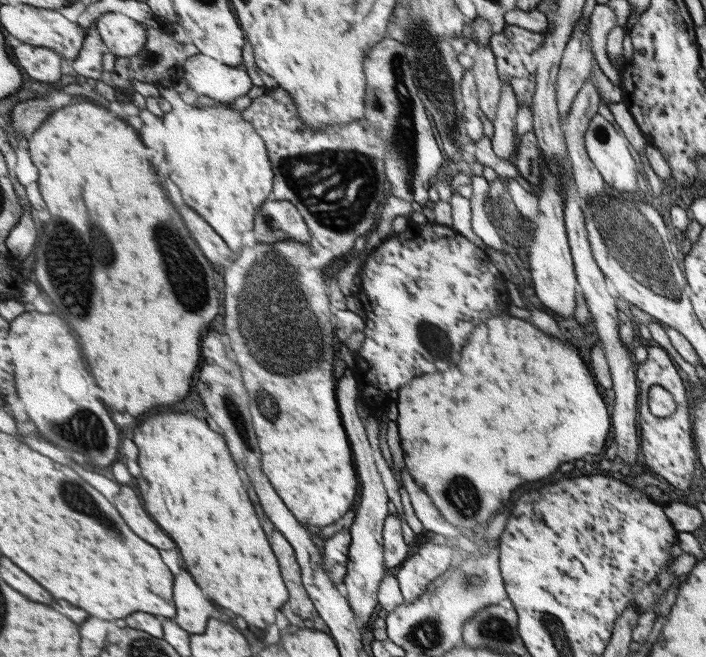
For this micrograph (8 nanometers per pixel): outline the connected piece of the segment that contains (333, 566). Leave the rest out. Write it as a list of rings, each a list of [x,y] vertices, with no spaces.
[[[348,530],[325,539],[323,565],[331,576],[331,580],[340,586],[347,575],[350,543],[351,535]]]

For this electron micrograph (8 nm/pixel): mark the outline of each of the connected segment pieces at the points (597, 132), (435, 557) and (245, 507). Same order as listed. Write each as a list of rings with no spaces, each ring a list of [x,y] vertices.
[[[599,113],[590,119],[588,128],[585,134],[586,150],[603,179],[620,193],[636,192],[638,190],[638,164],[630,154],[630,142],[627,137]]]
[[[430,540],[411,548],[409,557],[399,565],[396,574],[401,593],[407,602],[413,602],[425,594],[428,584],[451,568],[452,554],[452,547],[436,545]]]
[[[158,414],[144,422],[138,428],[136,442],[142,450],[142,476],[140,492],[146,500],[148,512],[162,524],[164,530],[180,544],[182,554],[186,556],[188,570],[196,576],[198,584],[224,608],[246,618],[248,624],[266,628],[274,624],[276,610],[280,610],[286,600],[286,580],[280,576],[280,566],[270,550],[268,538],[256,518],[254,506],[248,498],[248,492],[236,472],[234,460],[228,452],[226,438],[212,430],[210,424],[196,414]]]

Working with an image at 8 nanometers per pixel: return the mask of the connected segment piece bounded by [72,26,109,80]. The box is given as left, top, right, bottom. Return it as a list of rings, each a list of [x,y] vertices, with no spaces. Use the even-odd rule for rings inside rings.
[[[97,26],[89,30],[84,49],[80,57],[73,62],[73,68],[85,77],[100,80],[104,74],[104,56],[109,49]]]

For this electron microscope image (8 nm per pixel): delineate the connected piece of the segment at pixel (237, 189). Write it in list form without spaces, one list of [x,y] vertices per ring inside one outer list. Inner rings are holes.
[[[186,106],[168,111],[164,118],[166,130],[174,132],[172,146],[168,146],[168,160],[174,168],[172,178],[184,190],[184,196],[192,208],[196,208],[204,218],[226,239],[233,253],[238,254],[244,247],[242,234],[253,230],[256,211],[267,202],[273,189],[273,176],[270,159],[264,139],[254,130],[249,122],[243,119],[242,113],[236,109],[221,107]]]

